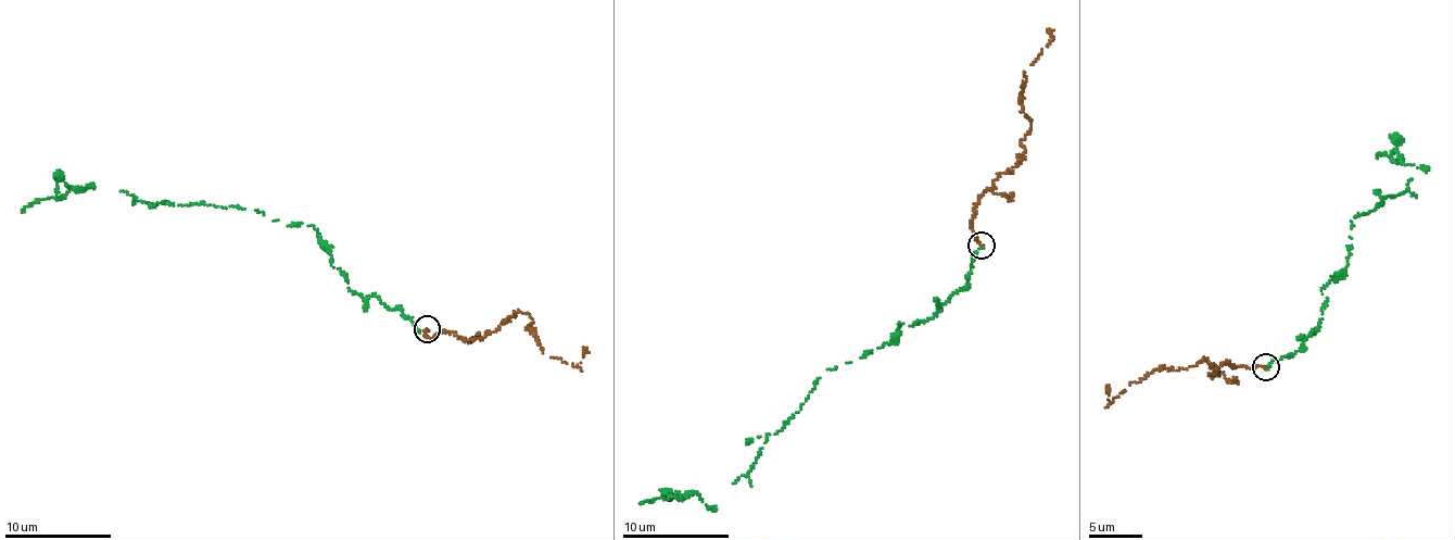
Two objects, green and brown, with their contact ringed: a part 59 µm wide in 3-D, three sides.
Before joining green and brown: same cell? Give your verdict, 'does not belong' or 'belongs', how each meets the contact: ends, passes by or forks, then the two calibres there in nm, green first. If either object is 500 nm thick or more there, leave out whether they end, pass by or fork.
belongs; green ends; brown ends; calibres 190 and 190 nm

